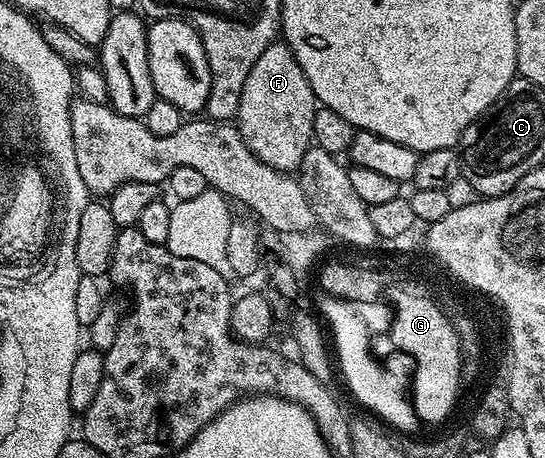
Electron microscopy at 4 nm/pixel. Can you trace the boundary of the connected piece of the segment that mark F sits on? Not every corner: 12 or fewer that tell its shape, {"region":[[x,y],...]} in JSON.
{"region":[[277,41],[254,61],[234,126],[262,162],[296,173],[317,106]]}

